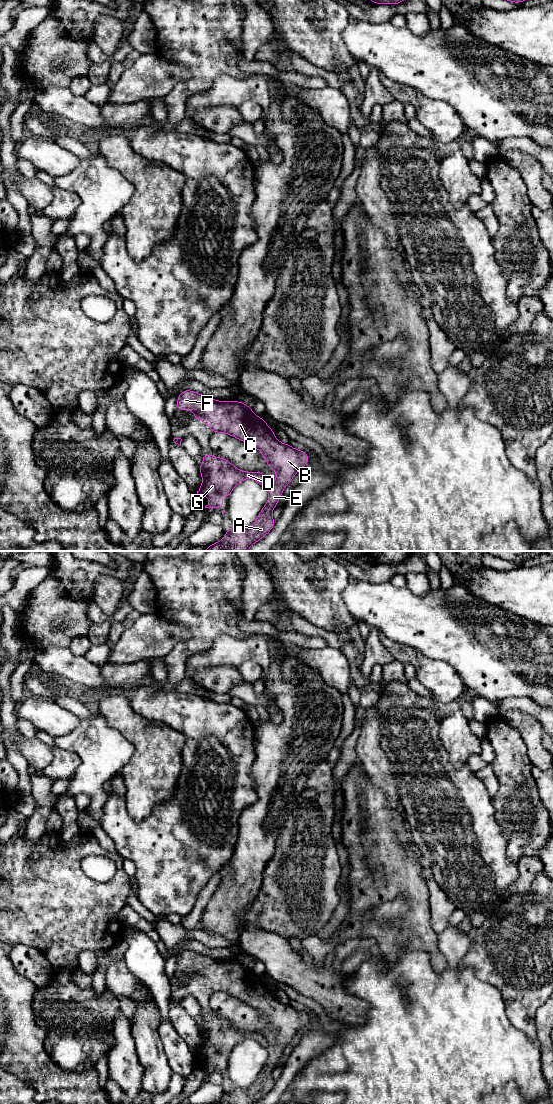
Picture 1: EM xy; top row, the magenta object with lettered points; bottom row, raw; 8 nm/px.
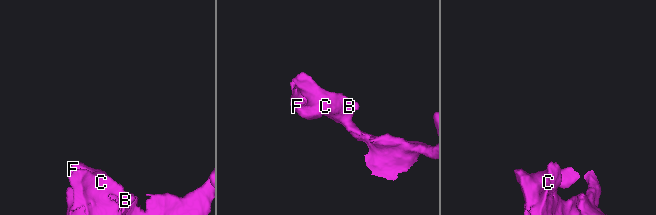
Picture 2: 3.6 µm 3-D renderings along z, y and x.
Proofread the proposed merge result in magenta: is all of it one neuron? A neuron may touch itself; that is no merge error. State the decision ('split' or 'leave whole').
leave whole

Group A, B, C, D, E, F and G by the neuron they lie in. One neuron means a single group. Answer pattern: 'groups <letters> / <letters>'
groups A B C D E F G

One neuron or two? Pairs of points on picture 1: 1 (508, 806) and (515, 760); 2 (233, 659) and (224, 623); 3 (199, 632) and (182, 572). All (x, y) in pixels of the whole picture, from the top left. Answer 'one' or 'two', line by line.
1: one
2: two
3: one

